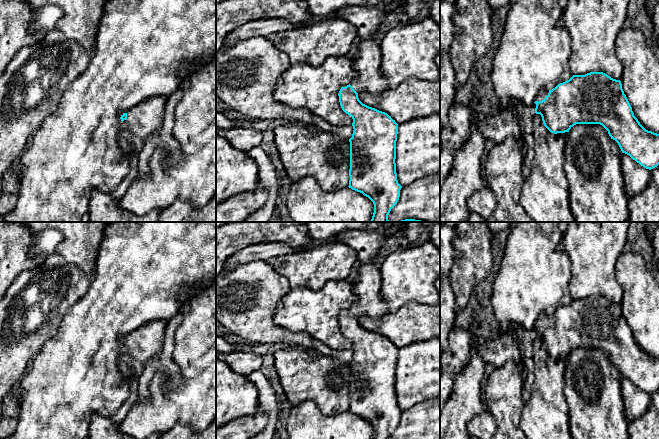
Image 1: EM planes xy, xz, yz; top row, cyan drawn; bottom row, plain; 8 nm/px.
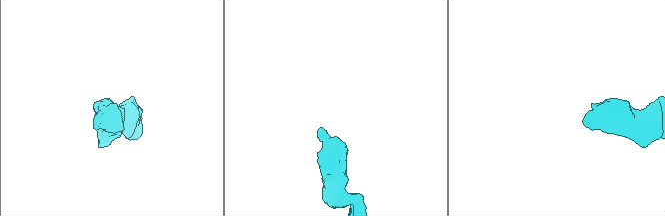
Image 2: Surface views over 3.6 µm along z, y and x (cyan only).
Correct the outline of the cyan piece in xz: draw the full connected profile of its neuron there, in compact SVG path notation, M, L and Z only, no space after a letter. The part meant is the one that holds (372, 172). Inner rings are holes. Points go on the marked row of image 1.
M389 4L381 7L344 7L339 10L333 18L346 20L358 29L358 39L360 40L359 51L353 59L353 69L356 71L356 77L349 85L342 87L339 91L339 102L342 110L353 119L353 134L350 142L350 169L349 169L349 188L362 193L368 197L374 204L374 213L371 222L389 222L388 215L391 209L397 204L400 197L402 186L398 183L396 173L396 141L398 134L398 124L387 113L363 104L359 98L359 93L369 95L378 95L380 92L388 89L388 80L380 72L382 53L379 44L375 41L374 35L384 18L399 4Z

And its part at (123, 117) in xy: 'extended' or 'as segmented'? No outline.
extended

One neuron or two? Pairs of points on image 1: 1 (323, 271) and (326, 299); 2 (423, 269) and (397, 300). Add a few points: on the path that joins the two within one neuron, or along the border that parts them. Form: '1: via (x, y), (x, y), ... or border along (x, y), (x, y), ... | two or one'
1: border along (346, 279), (329, 280), (318, 289), (301, 287) | two
2: via (415, 276), (399, 292) | one

